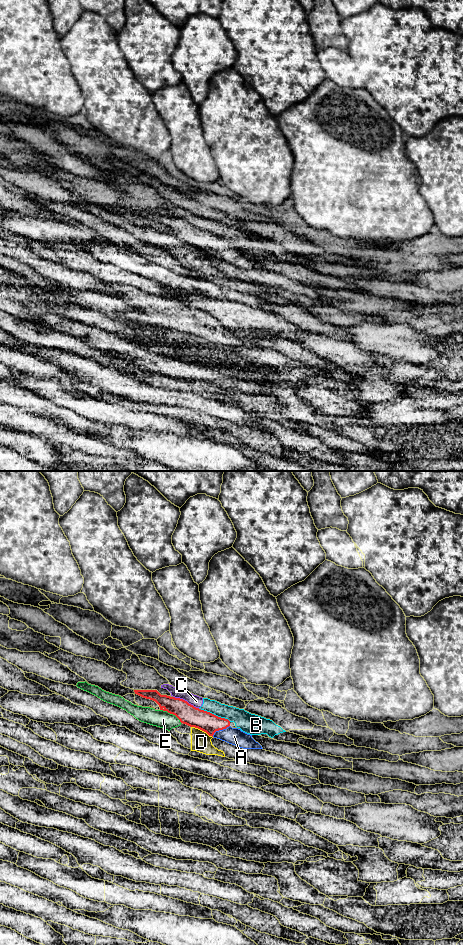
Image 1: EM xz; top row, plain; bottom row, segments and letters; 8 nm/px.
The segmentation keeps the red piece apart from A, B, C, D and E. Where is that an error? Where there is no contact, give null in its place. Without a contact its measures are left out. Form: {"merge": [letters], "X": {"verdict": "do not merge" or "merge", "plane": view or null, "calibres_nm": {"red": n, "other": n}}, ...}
{"merge": ["A"], "A": {"verdict": "merge", "plane": "xz", "calibres_nm": {"red": 160, "other": 140}}, "B": {"verdict": "do not merge", "plane": "xz", "calibres_nm": {"red": 160, "other": 140}}, "C": {"verdict": "do not merge", "plane": "xz", "calibres_nm": {"red": 160, "other": 90}}, "D": {"verdict": "do not merge", "plane": "xz", "calibres_nm": {"red": 160, "other": 160}}, "E": {"verdict": "do not merge", "plane": "xz", "calibres_nm": {"red": 160, "other": 140}}}

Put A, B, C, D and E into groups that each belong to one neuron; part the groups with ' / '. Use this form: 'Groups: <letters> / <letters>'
Groups: A / B C / D E

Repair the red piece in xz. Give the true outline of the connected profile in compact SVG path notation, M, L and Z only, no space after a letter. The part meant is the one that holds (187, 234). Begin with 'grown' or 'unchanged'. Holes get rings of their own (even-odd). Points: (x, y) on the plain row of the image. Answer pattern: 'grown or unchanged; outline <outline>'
grown; outline M134 210L134 212L143 218L155 221L160 230L175 235L181 243L198 248L209 256L243 269L263 269L252 255L241 249L232 248L228 239L196 228L183 219L161 215L157 210Z

